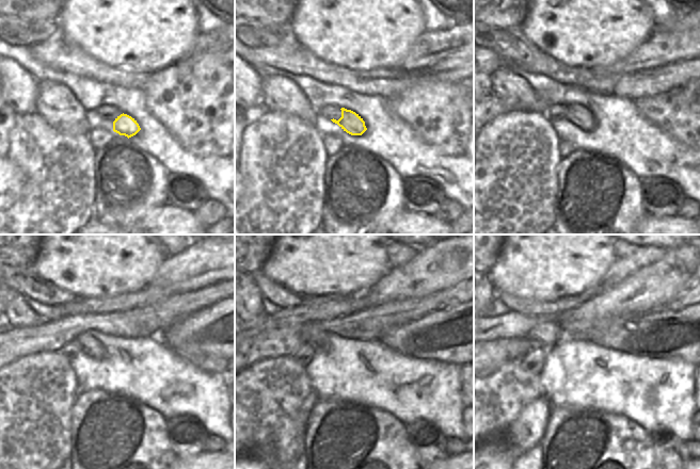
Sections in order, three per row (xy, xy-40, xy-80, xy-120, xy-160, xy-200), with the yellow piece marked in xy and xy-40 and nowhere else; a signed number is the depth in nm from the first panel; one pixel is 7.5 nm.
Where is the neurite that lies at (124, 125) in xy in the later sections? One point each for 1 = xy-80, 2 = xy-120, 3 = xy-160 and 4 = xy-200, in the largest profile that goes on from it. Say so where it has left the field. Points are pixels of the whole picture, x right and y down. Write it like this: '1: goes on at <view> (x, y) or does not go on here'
1: goes on at xy-80 (578, 115)
2: goes on at xy-120 (92, 346)
3: goes on at xy-160 (311, 334)
4: goes on at xy-200 (546, 334)

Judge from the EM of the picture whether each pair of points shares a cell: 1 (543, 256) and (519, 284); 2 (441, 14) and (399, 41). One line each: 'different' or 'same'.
1: same
2: different

